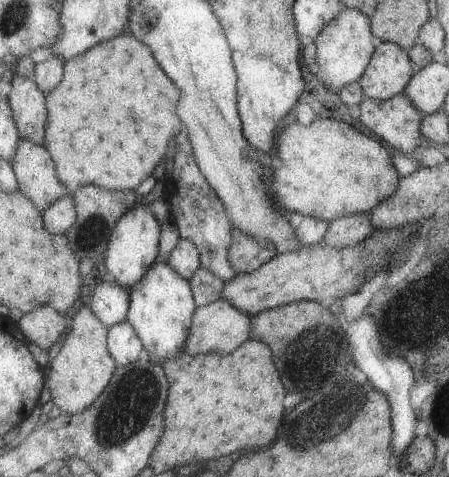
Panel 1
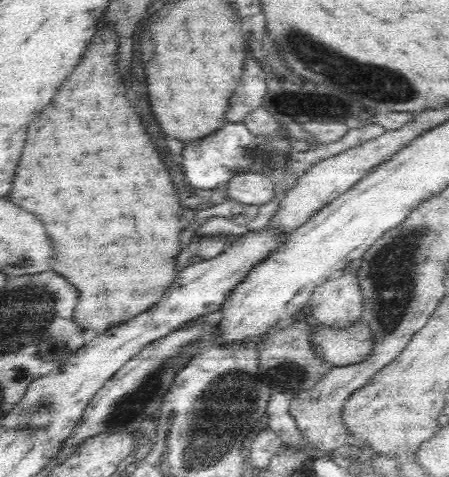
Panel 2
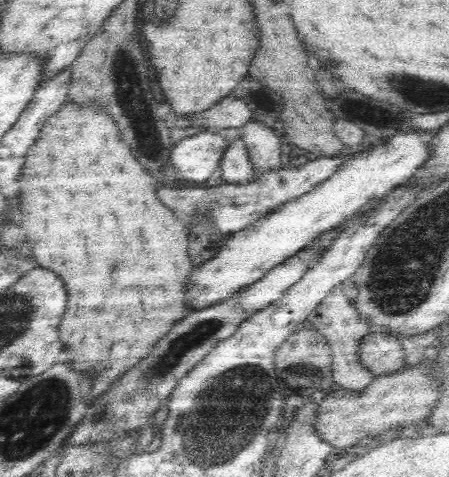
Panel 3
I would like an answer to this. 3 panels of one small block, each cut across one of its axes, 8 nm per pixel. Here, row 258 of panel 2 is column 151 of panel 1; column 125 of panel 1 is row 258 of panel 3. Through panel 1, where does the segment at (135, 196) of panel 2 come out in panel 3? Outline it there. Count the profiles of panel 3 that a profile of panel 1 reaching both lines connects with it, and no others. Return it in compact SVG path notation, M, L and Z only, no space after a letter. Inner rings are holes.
M66 100L56 114L46 120L34 144L28 146L18 186L16 212L38 268L56 272L68 288L68 310L60 324L62 342L76 350L76 368L106 368L94 384L92 394L96 396L148 354L152 344L164 336L168 328L174 328L178 320L194 312L190 306L184 306L184 286L188 274L194 270L188 228L162 204L158 198L162 182L140 164L130 146L122 142L122 132L114 118L94 100L88 104Z

